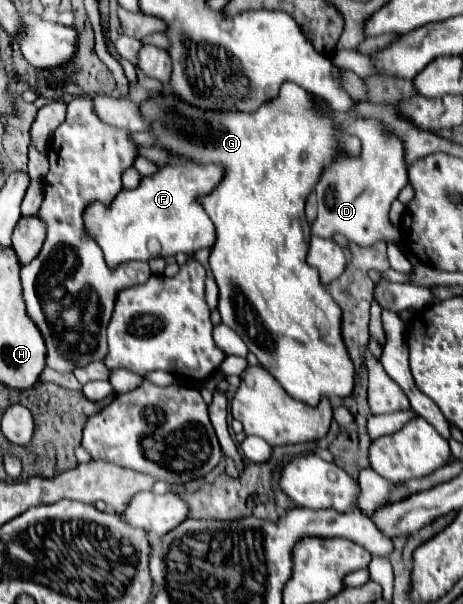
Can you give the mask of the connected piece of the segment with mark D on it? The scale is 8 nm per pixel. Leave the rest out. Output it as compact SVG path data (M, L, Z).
M358 118L346 130L362 138L362 152L358 156L342 156L324 170L316 186L318 218L312 226L312 234L320 238L342 234L362 248L368 248L376 242L400 242L402 236L390 222L388 212L390 204L408 182L402 142L398 136L392 136L390 140L384 138L382 124L372 118Z

